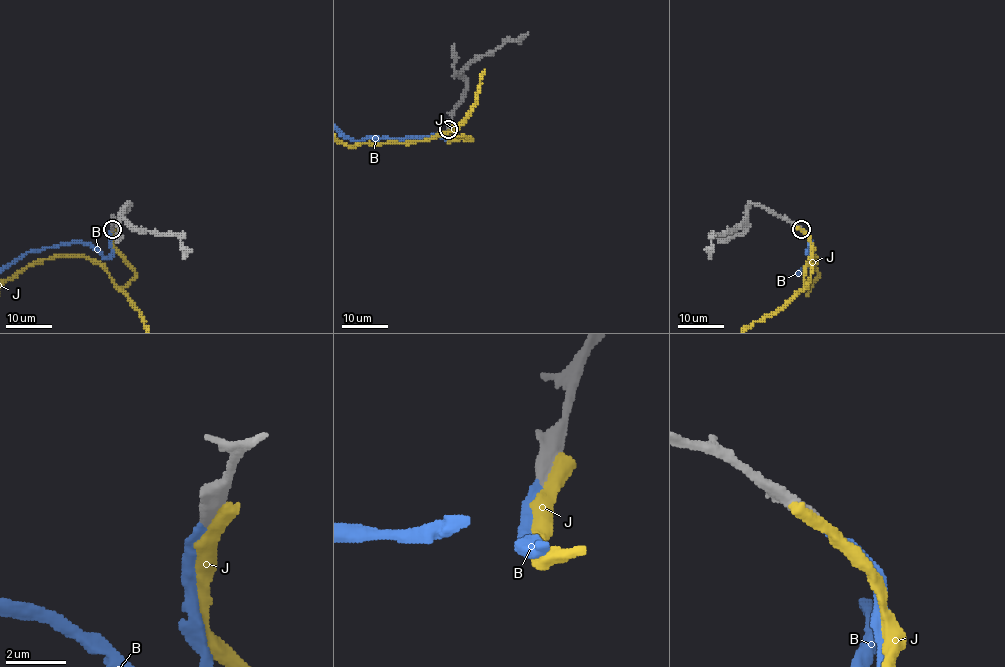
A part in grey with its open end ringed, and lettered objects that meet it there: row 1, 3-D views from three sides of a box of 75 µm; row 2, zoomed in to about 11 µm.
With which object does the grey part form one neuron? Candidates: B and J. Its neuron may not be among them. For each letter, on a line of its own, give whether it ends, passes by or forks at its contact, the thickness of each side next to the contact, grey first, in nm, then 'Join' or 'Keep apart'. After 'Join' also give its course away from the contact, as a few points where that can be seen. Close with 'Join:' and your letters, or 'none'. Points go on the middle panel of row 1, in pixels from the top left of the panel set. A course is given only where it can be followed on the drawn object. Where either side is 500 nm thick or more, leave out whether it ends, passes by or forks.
B: It ends there. Thickness 480 nm (grey) against 280 nm. Join
J: Thickness 600 nm (grey) against 550 nm. Keep apart
Join: B

